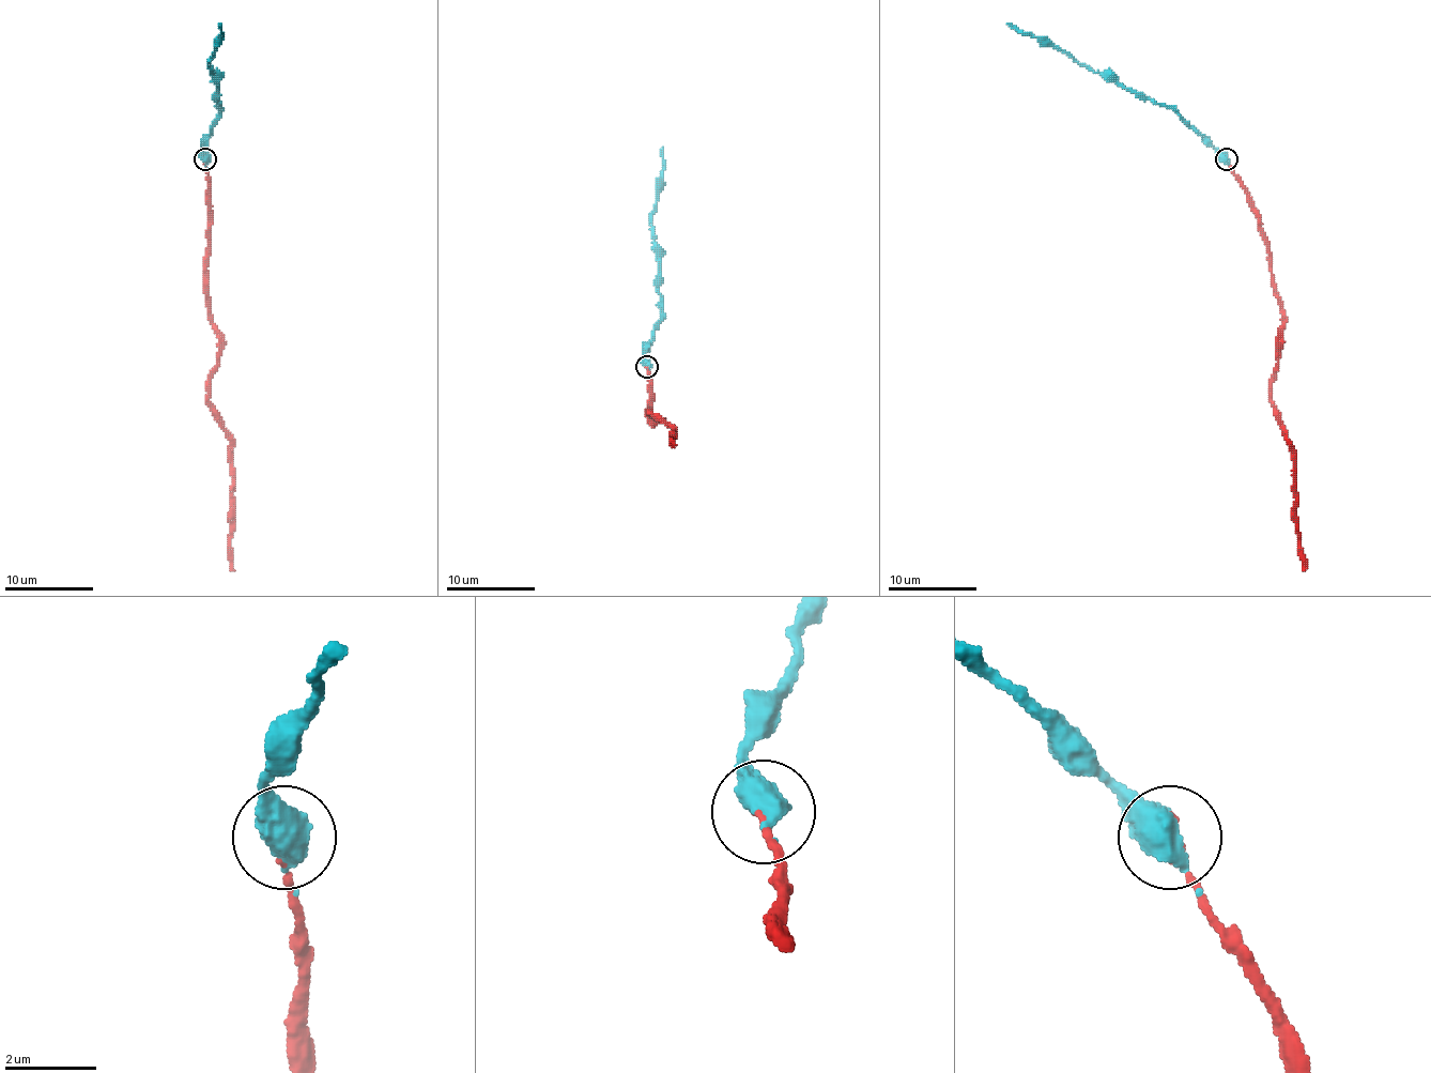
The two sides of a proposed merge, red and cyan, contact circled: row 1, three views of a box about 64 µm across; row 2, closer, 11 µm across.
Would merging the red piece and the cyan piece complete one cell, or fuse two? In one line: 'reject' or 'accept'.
reject

